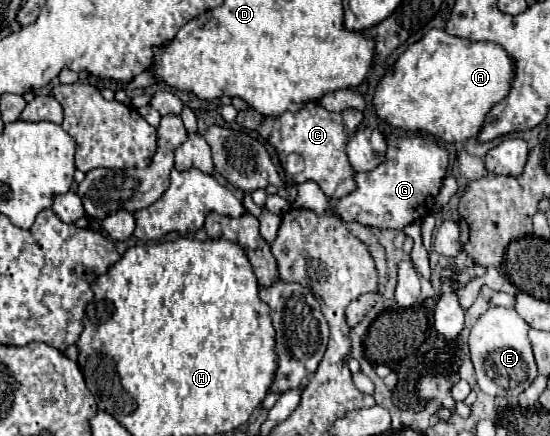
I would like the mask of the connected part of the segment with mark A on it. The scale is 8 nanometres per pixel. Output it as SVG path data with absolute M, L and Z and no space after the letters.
M433 28L433 30L429 30L421 40L417 40L415 44L411 44L411 46L399 56L399 60L397 60L395 66L393 66L393 72L387 74L387 76L379 82L377 92L375 92L375 98L373 98L373 104L375 104L377 116L383 118L383 120L387 120L389 124L393 124L393 126L397 126L397 128L405 128L405 130L411 130L411 132L415 132L415 130L425 130L425 132L429 132L429 134L433 134L433 136L437 136L437 138L441 138L441 140L445 140L445 142L449 142L449 144L457 144L457 142L465 142L465 140L469 140L469 138L475 138L475 136L479 134L479 130L483 128L483 122L485 122L487 114L491 112L491 108L497 106L499 102L503 102L503 98L507 98L507 94L511 92L511 82L513 82L513 80L515 80L515 60L513 60L513 58L507 54L507 50L503 50L503 46L499 46L497 42L471 42L471 40L465 40L465 38L459 38L459 36L451 36L451 34L447 34L445 30Z

